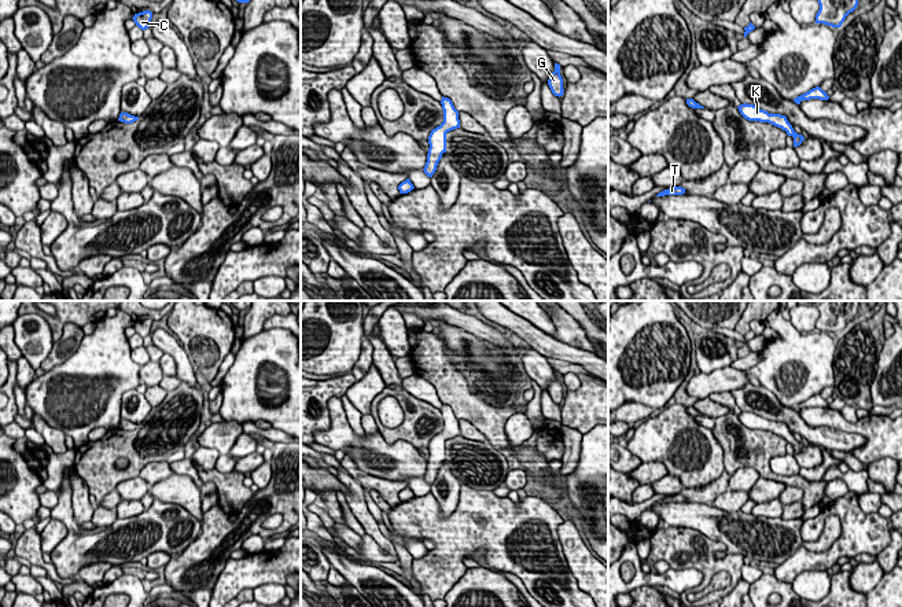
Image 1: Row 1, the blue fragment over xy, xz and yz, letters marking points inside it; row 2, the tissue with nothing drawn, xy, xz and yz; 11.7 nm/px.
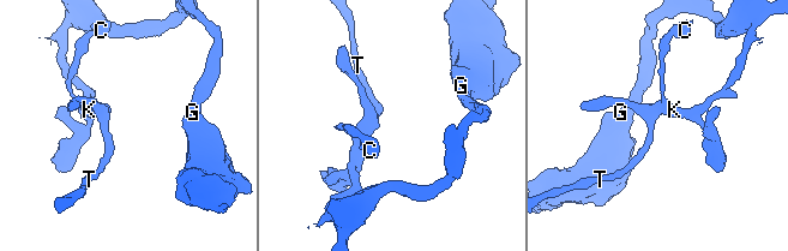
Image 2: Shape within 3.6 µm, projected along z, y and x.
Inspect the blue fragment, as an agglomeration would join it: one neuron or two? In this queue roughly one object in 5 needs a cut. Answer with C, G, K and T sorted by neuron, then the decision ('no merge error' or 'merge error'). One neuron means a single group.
C G K T; no merge error

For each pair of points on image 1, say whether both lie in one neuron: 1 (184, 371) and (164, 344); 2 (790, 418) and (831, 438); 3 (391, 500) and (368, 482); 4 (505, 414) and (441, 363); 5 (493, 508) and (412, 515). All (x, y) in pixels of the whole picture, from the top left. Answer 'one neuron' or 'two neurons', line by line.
1: one neuron
2: one neuron
3: one neuron
4: one neuron
5: one neuron

